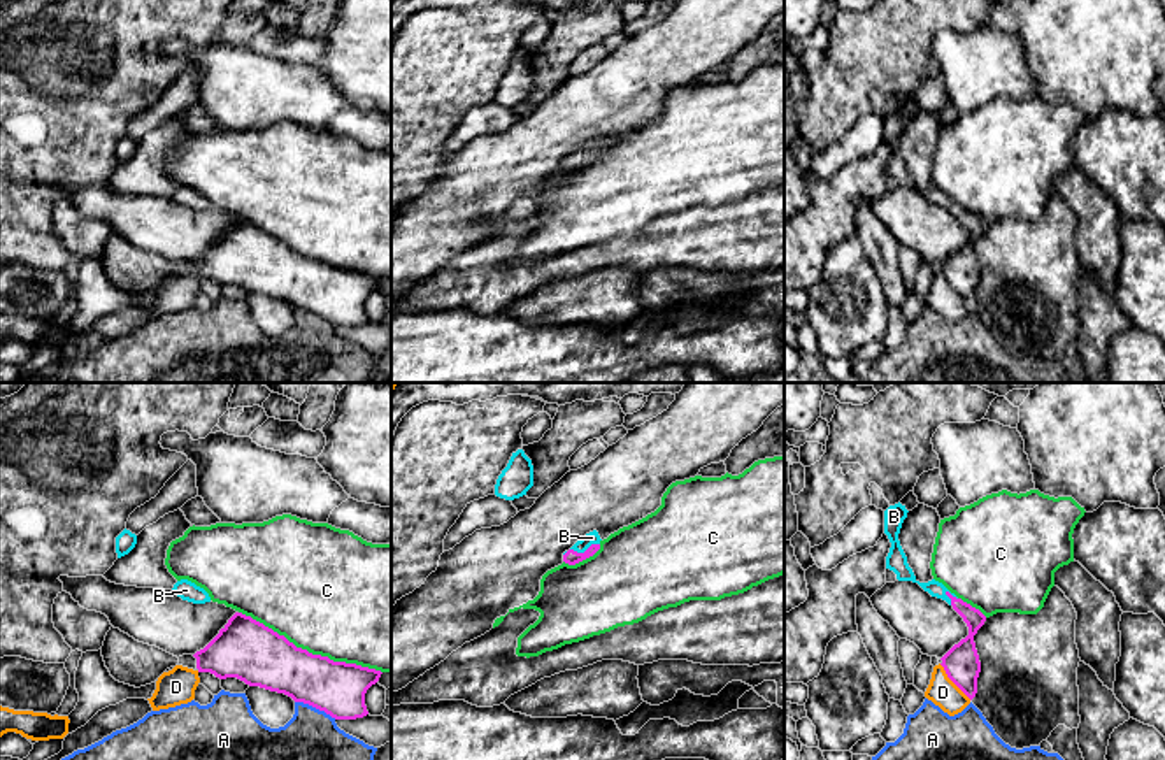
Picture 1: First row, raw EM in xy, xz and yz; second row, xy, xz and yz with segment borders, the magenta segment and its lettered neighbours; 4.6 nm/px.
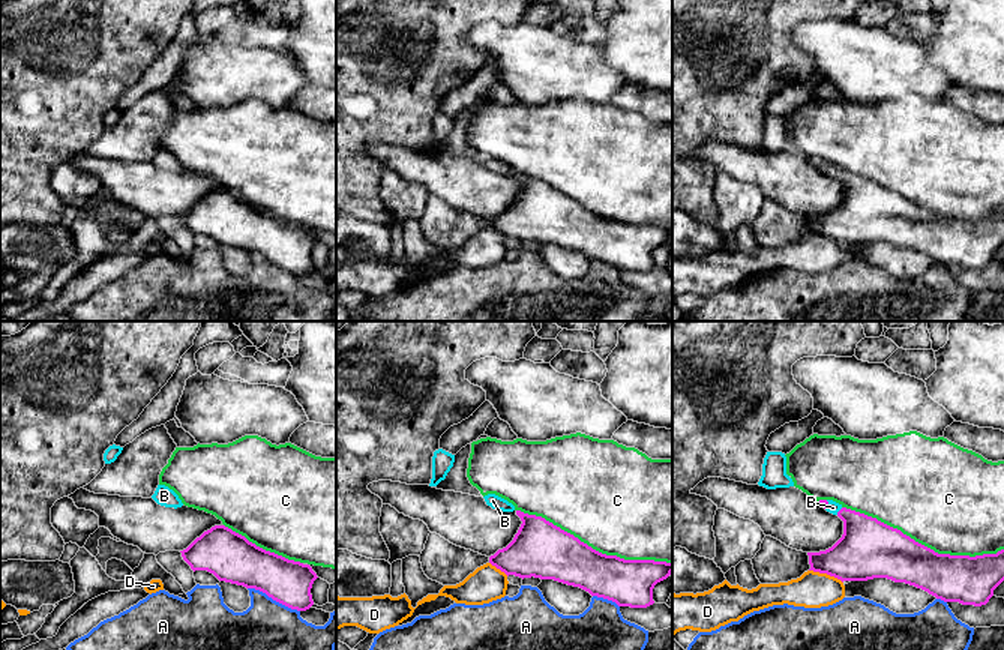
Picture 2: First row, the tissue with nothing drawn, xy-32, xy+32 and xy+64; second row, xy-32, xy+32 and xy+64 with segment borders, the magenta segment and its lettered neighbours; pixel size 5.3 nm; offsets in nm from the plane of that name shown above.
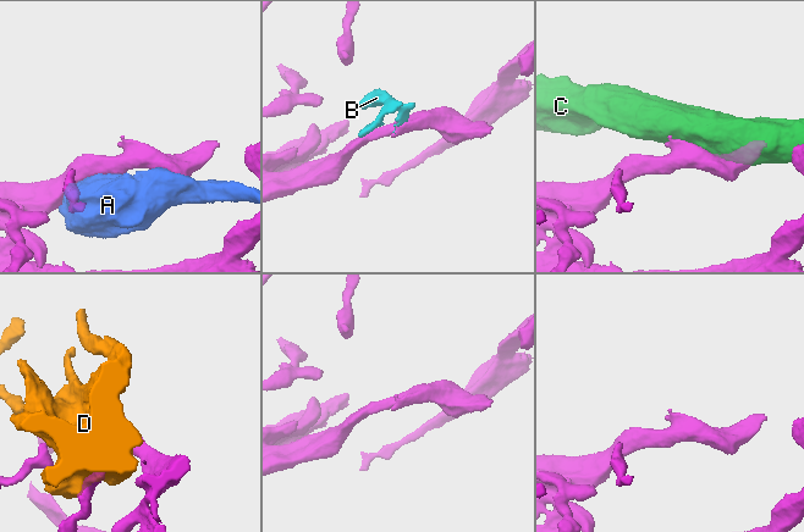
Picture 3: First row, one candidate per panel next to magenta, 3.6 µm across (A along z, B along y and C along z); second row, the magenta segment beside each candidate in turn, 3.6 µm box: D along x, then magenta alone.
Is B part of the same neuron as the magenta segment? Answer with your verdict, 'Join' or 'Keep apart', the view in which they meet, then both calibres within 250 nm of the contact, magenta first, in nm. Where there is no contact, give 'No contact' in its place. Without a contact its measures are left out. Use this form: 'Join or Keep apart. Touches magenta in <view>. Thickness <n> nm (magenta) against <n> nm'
Join. Touches magenta in xz. Thickness 70 nm (magenta) against 60 nm

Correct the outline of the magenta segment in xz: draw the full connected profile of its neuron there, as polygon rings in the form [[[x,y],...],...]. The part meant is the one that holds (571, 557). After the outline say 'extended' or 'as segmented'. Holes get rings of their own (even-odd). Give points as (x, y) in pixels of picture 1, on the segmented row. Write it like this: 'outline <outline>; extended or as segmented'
outline [[[597,530],[586,534],[568,551],[563,553],[563,562],[568,565],[575,565],[575,563],[593,556],[600,549],[600,541],[602,539]]]; extended

